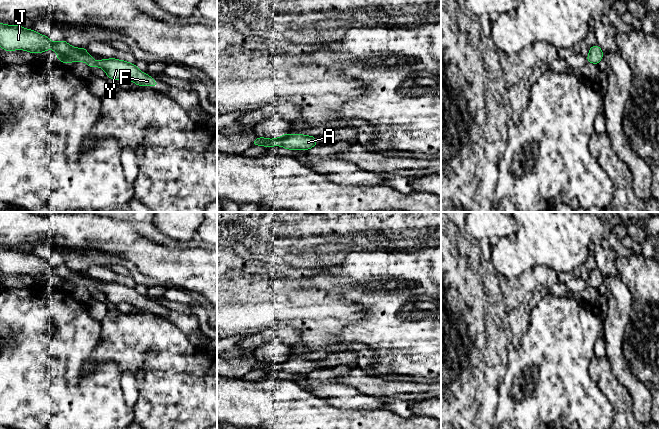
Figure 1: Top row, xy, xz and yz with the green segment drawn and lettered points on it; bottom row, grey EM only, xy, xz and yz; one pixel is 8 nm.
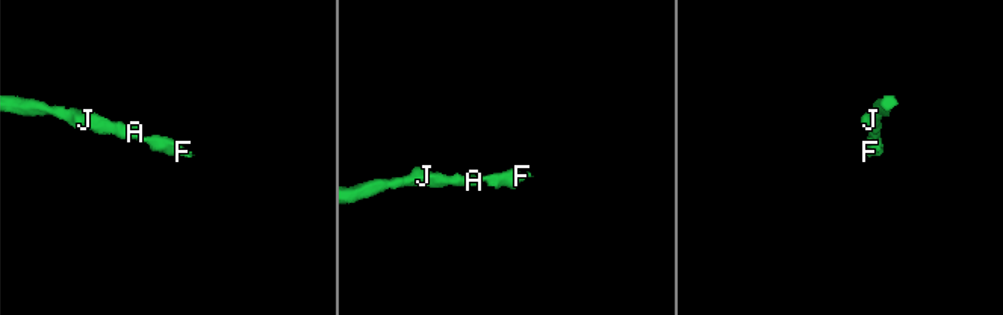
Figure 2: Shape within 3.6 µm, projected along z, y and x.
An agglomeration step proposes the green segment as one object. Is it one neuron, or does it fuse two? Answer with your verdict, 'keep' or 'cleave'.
keep

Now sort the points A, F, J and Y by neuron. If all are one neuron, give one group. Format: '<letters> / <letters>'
A F J Y

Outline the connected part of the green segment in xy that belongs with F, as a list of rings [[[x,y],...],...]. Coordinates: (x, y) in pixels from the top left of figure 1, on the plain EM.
[[[0,247],[0,271],[6,275],[25,274],[32,278],[53,273],[58,284],[64,288],[85,286],[90,292],[102,292],[107,301],[114,304],[128,303],[138,310],[159,310],[158,306],[154,305],[150,299],[140,295],[133,287],[116,282],[95,285],[90,278],[86,277],[87,272],[73,271],[64,263],[52,266],[48,260],[32,253],[25,253],[20,249]]]

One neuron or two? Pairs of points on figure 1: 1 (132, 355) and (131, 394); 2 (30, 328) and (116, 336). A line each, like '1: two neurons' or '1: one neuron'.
1: two neurons
2: two neurons

